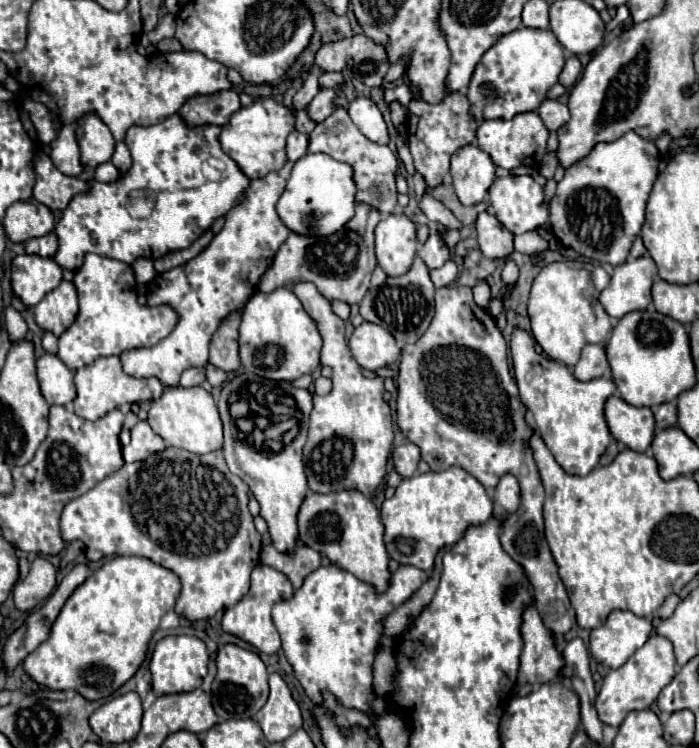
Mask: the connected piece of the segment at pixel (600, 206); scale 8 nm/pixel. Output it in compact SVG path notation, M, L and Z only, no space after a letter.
M626 132L618 140L600 142L584 160L572 164L558 182L550 202L550 230L556 240L600 264L622 264L634 236L644 224L646 200L658 176L660 152L652 140Z

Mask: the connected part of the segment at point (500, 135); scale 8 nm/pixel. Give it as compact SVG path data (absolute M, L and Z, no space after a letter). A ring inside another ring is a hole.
M522 112L520 116L514 116L512 120L484 120L480 122L476 130L478 146L488 152L492 162L496 166L502 166L506 170L518 168L518 166L530 166L536 168L540 160L544 158L546 140L548 140L548 128L544 126L538 112Z

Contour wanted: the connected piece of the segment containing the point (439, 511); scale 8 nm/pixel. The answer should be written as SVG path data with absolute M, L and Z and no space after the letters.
M452 466L442 472L426 472L412 478L404 478L396 488L394 496L384 500L380 514L382 514L382 524L386 528L384 544L390 558L400 564L410 564L428 572L434 568L436 552L442 546L456 544L456 540L460 540L460 536L464 536L464 532L470 526L484 524L488 518L492 518L492 500L486 496L484 486L474 476L470 476L466 470L458 466Z

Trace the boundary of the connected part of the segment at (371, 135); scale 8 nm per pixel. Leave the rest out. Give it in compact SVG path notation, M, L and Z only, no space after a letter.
M356 98L348 104L348 114L356 128L376 144L388 144L386 122L370 98Z

